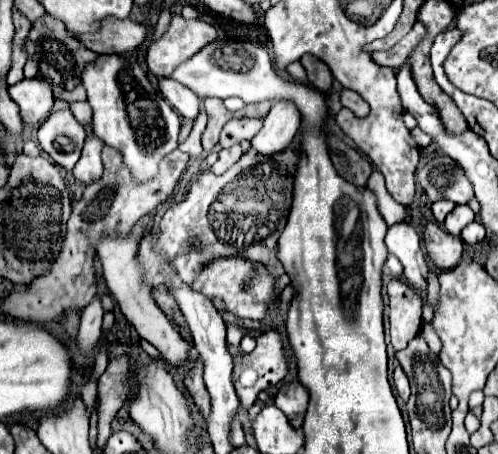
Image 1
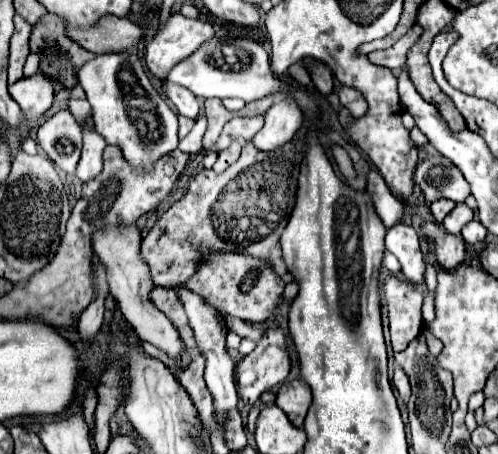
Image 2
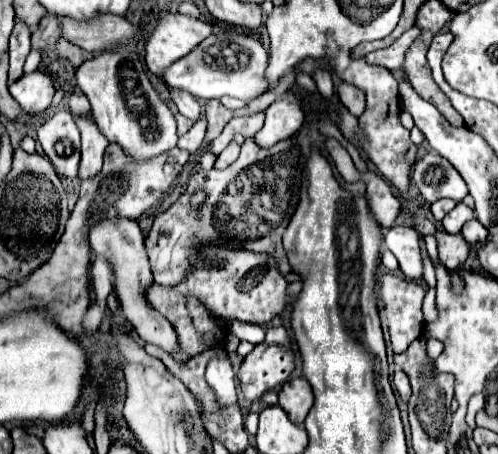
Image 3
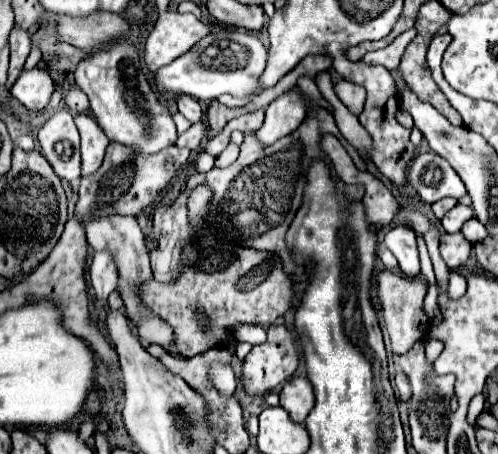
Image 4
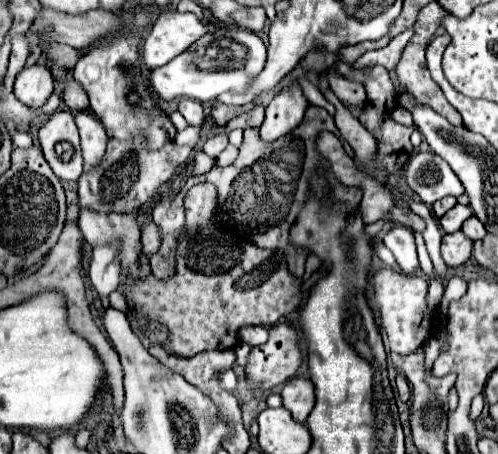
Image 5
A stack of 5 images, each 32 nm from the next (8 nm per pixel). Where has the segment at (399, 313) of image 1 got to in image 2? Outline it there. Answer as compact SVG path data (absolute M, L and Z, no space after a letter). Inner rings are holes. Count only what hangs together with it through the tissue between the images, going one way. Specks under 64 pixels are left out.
M396 276L386 278L384 282L384 298L388 306L390 320L390 336L394 352L404 350L424 328L422 320L422 290L414 284L398 280Z

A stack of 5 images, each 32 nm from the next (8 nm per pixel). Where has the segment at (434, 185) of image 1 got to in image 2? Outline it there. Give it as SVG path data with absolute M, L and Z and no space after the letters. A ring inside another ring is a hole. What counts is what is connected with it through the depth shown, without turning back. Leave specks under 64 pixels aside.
M432 154L418 164L414 182L422 188L428 202L436 202L438 198L464 202L470 196L470 188L462 172L440 154Z

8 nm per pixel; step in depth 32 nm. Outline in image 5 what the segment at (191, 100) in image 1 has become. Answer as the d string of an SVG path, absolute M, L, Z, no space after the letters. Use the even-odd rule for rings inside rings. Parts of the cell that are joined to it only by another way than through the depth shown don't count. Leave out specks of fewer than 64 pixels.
M184 98L184 100L178 102L178 110L188 120L188 124L202 126L202 122L204 122L204 110L202 110L200 102L194 102L190 98Z

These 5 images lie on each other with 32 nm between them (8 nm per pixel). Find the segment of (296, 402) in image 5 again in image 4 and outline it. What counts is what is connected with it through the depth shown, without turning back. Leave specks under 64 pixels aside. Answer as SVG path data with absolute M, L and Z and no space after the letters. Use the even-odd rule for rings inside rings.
M292 378L280 392L280 406L290 414L296 424L304 424L306 416L314 408L314 390L306 378Z

